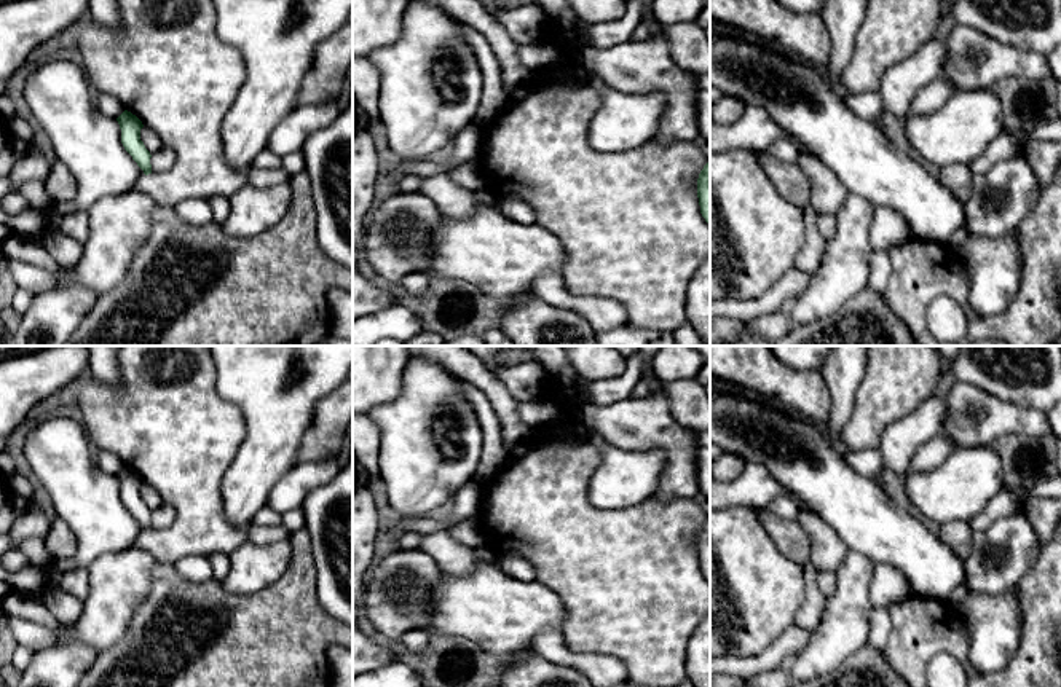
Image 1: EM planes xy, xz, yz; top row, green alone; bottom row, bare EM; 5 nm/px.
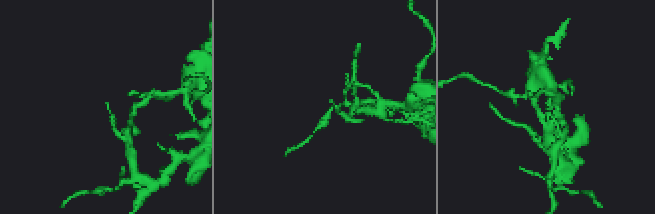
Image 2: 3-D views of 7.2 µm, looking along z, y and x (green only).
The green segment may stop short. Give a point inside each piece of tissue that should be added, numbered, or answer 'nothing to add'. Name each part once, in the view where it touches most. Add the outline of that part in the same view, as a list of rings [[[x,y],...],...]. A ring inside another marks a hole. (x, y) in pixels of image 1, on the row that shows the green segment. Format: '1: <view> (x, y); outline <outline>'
nothing to add

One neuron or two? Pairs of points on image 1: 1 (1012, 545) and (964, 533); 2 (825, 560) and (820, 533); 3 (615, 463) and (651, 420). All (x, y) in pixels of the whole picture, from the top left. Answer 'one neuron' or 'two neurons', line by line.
1: two neurons
2: one neuron
3: two neurons

